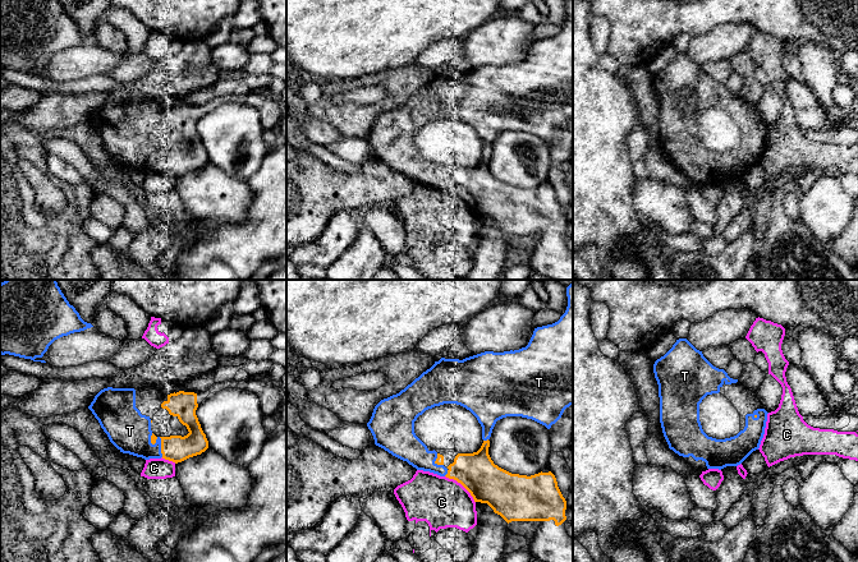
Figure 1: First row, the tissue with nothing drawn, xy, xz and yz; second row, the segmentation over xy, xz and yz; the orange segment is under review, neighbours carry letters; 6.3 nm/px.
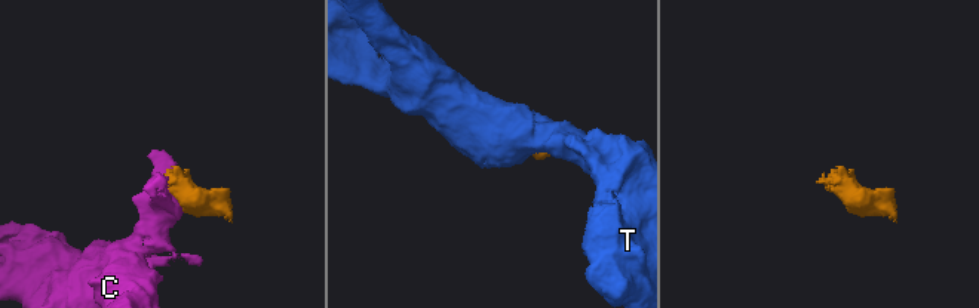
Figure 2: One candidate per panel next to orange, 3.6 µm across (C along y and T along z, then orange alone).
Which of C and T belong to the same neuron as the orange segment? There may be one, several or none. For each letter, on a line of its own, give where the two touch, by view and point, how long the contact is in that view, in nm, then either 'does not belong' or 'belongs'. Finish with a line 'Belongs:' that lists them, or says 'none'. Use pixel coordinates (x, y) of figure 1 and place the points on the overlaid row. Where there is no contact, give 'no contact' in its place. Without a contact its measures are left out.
C: contact xz (462, 484); length 260 nm; does not belong
T: contact xy (160, 437); length 170 nm; belongs
Belongs: T

